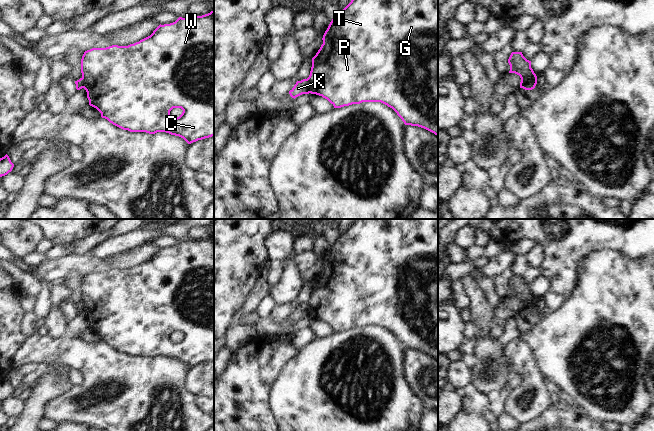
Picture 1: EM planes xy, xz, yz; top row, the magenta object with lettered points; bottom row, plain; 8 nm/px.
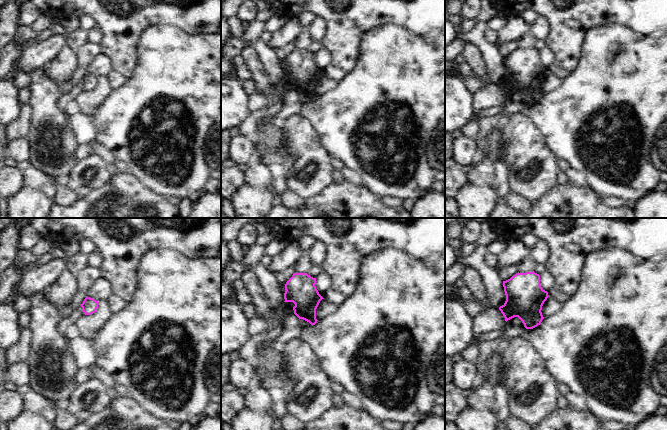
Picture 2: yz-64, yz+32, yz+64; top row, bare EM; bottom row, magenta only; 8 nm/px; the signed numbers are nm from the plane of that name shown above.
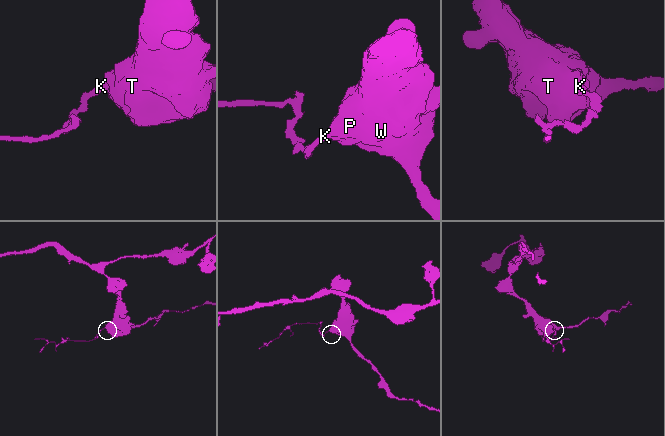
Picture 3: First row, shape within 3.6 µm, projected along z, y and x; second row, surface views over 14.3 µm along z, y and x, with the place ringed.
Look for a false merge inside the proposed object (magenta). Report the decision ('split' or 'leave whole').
split

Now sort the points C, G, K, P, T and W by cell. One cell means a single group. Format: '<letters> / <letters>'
C G P T W / K

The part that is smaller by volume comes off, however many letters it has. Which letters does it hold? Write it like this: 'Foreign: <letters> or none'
Foreign: K

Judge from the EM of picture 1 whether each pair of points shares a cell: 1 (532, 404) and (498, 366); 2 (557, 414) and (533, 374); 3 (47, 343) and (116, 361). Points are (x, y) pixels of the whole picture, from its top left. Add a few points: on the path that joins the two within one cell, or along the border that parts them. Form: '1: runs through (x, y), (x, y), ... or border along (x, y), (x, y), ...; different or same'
1: border along (508, 391), (503, 397); different
2: border along (552, 405), (532, 419); different
3: runs through (64, 351), (76, 353), (92, 361), (99, 361); same

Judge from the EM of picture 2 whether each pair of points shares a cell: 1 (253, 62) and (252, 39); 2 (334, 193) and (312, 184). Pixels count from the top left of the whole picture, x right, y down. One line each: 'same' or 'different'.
1: different
2: different

